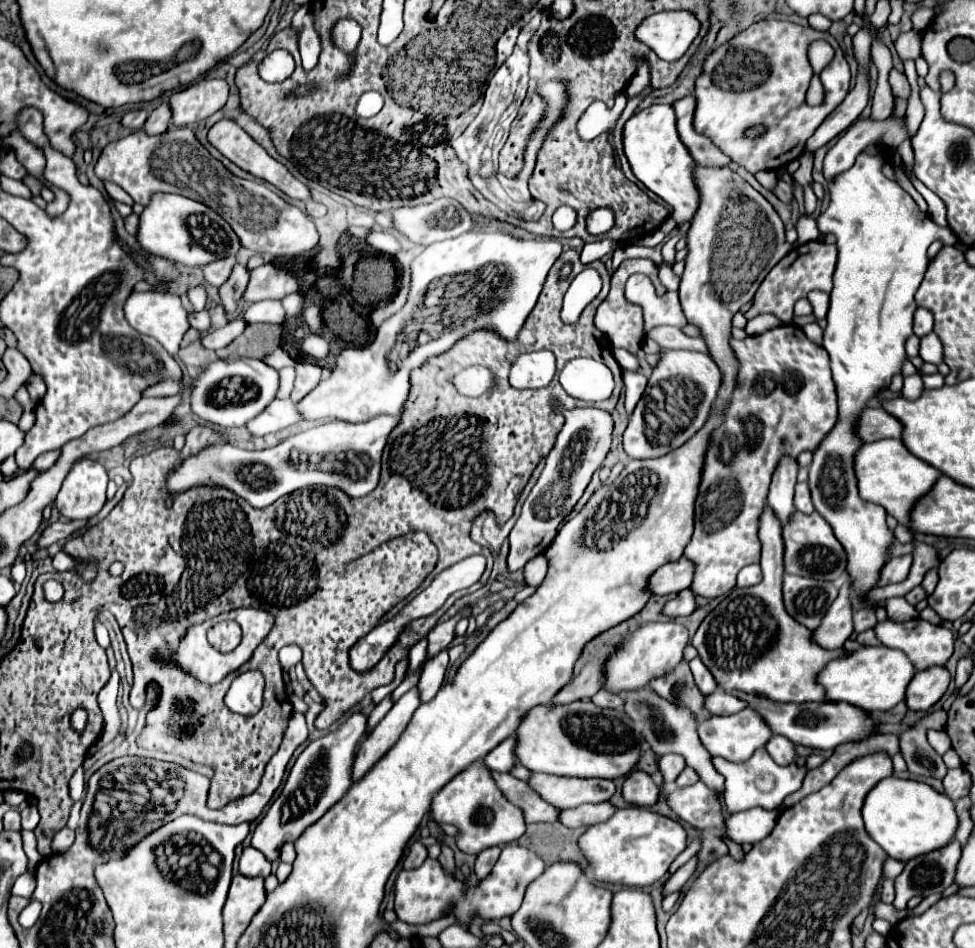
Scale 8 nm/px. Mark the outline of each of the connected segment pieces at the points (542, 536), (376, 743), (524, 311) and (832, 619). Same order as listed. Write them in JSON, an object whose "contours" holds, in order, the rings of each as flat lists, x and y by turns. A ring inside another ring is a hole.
{"contours":[[[578,407,566,413,566,423,558,433,556,445,546,457,546,467,534,485,532,493,522,505,520,519,510,531,510,553,508,553,508,571,514,573,522,569,532,557,544,553,552,539,558,533,560,523,570,515,584,489,588,487,594,471,604,463,610,443,612,443,614,421,612,415,598,407]],[[412,687,408,693,404,693,394,707,386,713,386,717,372,729,372,733,366,735,366,739,360,743,356,761,354,761,354,781,366,775,366,771,398,741,406,725,410,723,414,711,420,705,420,691,418,687]],[[470,231,460,237,452,237,440,243,432,243,418,255,412,263,412,291,404,309,384,321,378,327,378,333,370,345,364,349,344,349,336,357,336,369,332,375,322,381,312,393,308,393,300,403,298,409,308,421,318,419,342,419,350,423,368,421,380,413,400,415,408,401,410,393,410,373,412,369,424,365,430,357,446,353,466,337,474,333,474,329,494,329,494,333,506,341,516,341,528,313,532,313,538,295,544,287,548,271,552,269,554,261,560,257,562,245,554,239,536,239,536,241,516,241,502,233,484,233,484,231],[486,263,504,265,504,275,494,285,488,285,486,277,482,277,482,267],[454,275,476,275,476,287,468,287,468,295,476,293,474,297,462,297,462,301,452,301,454,305,468,305,466,309,452,307,452,303,440,315,426,315,426,293,428,287,442,279],[472,303,478,303,478,309,470,309]],[[846,576,845,582,840,589,840,595,824,615,822,625,814,631,812,639,822,645,824,649,840,649,848,637,854,633,854,607,850,603,852,582]]]}

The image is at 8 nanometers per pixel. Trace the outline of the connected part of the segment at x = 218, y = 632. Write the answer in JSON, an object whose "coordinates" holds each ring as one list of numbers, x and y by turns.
{"coordinates":[[220,621,208,631,208,641,214,648,234,648,239,644,241,628,236,621]]}

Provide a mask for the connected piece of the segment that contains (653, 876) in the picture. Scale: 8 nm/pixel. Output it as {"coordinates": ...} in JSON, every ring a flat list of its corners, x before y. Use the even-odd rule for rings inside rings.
{"coordinates":[[626,807,626,809,618,809,608,821,590,825,584,831,584,835,580,835,578,847,580,847,582,855,586,857,588,865,592,867,596,881,624,885,624,887,646,887,646,885,652,885,658,879,662,879,666,875,670,863,676,859,676,855,684,851,684,847,686,847,686,831,674,819,652,813,652,811,644,809,644,807]]}

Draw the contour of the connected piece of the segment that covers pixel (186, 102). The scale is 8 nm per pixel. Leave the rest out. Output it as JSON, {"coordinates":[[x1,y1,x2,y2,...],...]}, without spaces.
{"coordinates":[[200,79,186,89,172,93,172,123,186,127,220,111,228,101,228,83,222,79]]}

